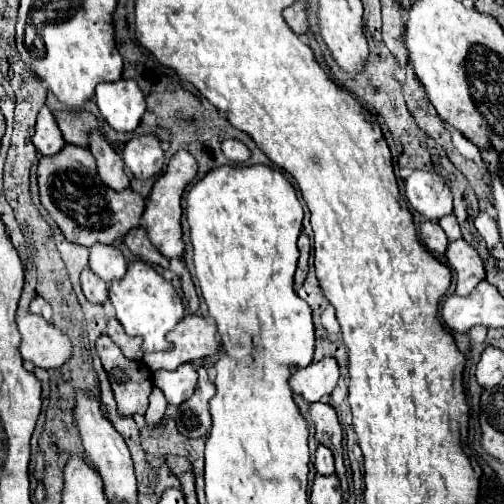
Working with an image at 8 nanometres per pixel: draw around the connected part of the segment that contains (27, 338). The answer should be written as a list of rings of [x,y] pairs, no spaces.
[[[31,312],[17,316],[21,332],[21,356],[39,368],[59,368],[73,356],[71,340],[65,332]]]

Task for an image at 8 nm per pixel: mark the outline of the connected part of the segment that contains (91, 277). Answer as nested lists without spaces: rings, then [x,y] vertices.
[[[89,266],[81,272],[81,286],[83,286],[83,294],[89,302],[105,304],[109,300],[107,298],[107,284]]]

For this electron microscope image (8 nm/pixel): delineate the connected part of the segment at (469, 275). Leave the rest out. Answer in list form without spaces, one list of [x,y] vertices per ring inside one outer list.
[[[465,240],[449,242],[445,252],[451,268],[457,272],[457,294],[467,296],[481,280],[485,280],[485,268],[475,248]]]

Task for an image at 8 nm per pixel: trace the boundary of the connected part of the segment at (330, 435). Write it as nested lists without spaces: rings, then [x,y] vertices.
[[[323,402],[311,404],[309,412],[311,412],[311,418],[315,422],[315,438],[319,444],[327,446],[333,452],[335,474],[341,480],[343,490],[347,492],[347,478],[345,478],[345,466],[343,466],[343,446],[341,446],[343,430],[341,430],[341,424],[337,420],[337,414],[329,404],[323,404]]]

